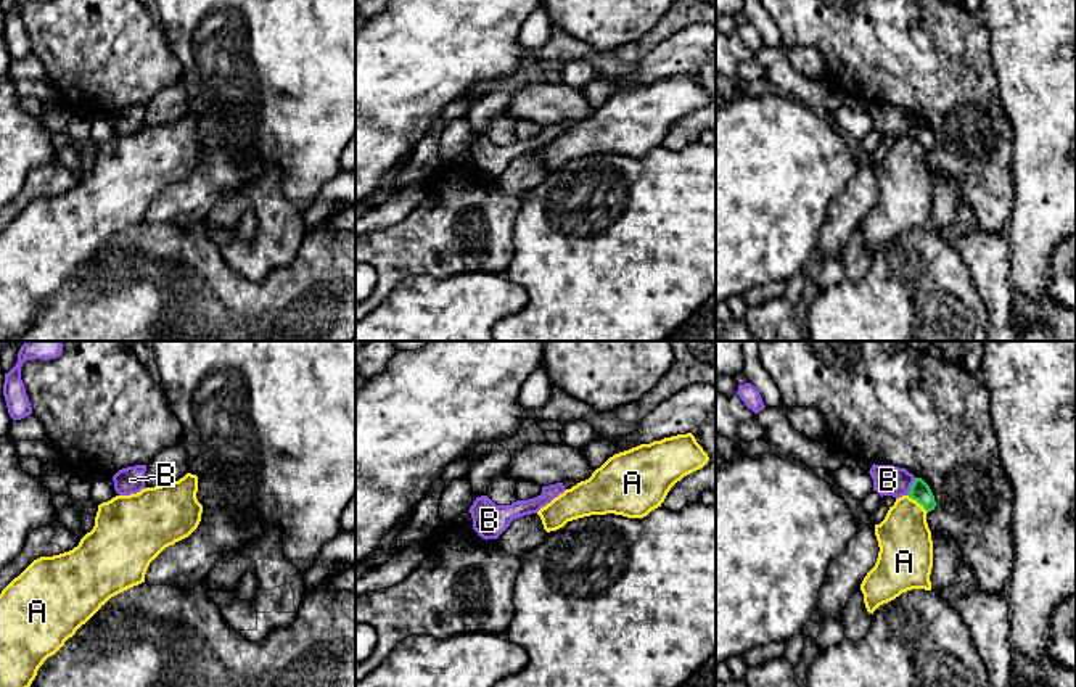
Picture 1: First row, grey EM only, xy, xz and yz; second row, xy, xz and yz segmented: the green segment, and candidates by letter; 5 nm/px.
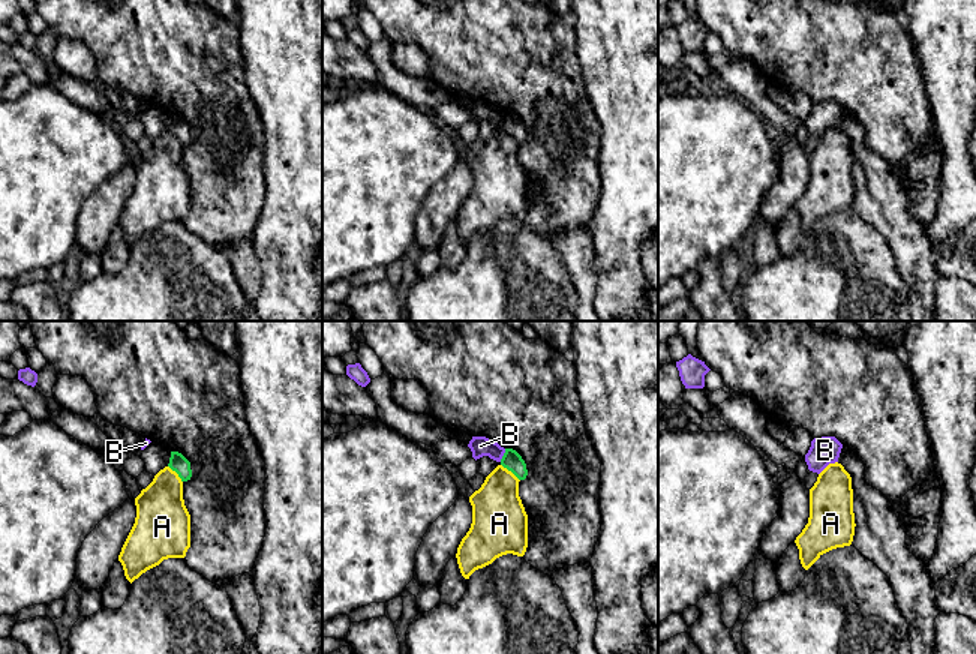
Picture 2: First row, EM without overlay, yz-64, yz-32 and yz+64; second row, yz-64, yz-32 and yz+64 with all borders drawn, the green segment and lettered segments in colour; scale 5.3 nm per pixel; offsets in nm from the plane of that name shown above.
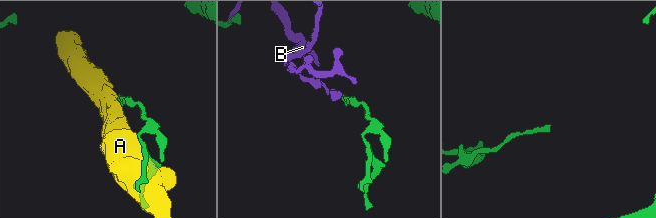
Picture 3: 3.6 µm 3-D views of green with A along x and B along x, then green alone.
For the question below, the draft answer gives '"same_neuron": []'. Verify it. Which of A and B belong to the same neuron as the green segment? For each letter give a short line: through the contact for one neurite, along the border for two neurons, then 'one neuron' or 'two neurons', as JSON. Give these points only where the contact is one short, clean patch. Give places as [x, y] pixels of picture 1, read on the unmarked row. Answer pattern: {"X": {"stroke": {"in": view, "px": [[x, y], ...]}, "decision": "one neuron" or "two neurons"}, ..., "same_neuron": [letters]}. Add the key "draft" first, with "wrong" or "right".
{"draft": "right", "A": {"decision": "two neurons"}, "B": {"stroke": {"in": "yz", "px": [[915, 118], [906, 134]]}, "decision": "two neurons"}, "same_neuron": []}

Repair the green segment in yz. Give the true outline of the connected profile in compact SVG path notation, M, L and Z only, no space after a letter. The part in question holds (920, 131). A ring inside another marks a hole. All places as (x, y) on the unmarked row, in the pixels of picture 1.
M915 117L907 135L917 140L926 151L931 151L936 146L934 135L922 117Z

